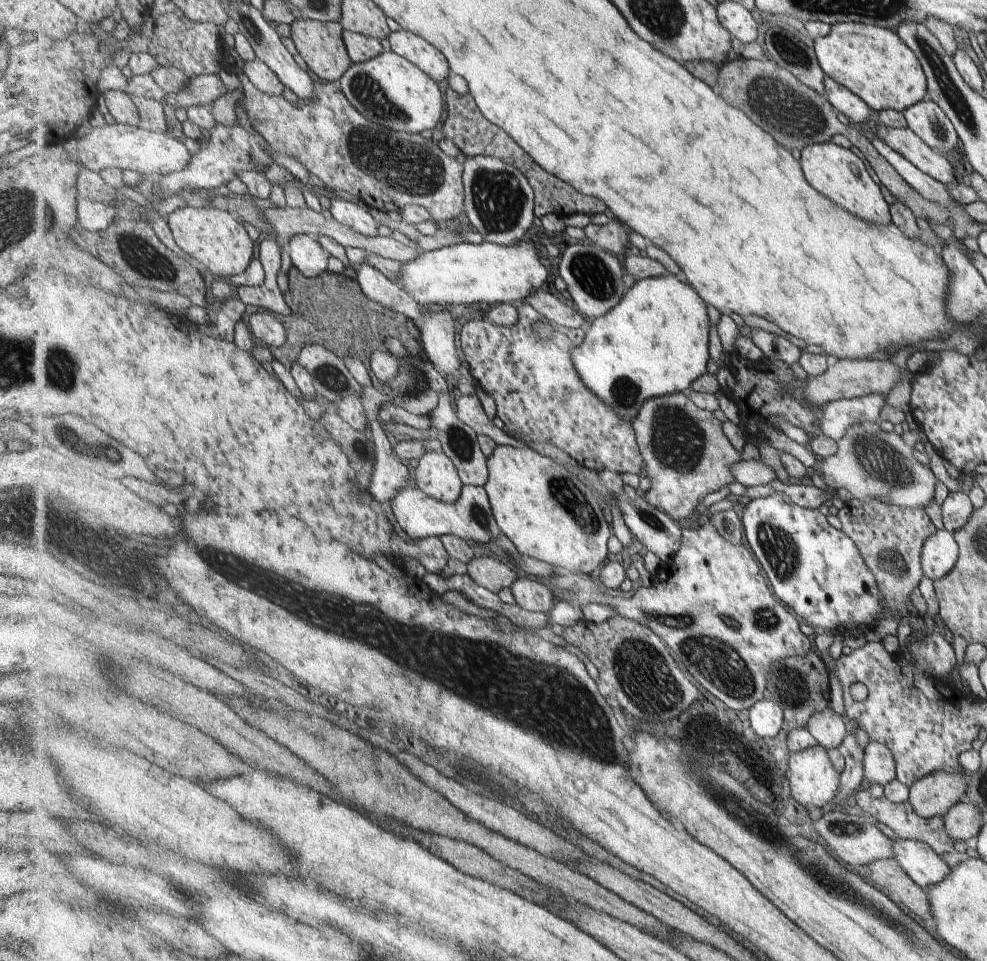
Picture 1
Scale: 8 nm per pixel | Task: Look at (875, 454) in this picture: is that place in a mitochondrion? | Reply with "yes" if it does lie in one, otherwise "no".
yes

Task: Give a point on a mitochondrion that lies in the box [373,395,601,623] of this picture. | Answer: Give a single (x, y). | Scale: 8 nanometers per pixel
(461, 444)

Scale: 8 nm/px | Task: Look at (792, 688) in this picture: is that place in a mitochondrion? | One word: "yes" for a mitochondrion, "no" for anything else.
yes

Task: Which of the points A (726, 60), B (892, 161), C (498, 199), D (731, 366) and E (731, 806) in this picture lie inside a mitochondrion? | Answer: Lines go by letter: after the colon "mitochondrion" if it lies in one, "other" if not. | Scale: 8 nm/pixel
A: other
B: other
C: mitochondrion
D: other
E: mitochondrion

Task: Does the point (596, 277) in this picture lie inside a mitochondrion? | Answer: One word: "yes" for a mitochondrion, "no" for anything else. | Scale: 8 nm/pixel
yes

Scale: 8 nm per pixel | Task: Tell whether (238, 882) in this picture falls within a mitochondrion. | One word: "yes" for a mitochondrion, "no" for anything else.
no

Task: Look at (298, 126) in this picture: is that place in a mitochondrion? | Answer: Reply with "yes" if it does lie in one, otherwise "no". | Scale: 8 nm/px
no

